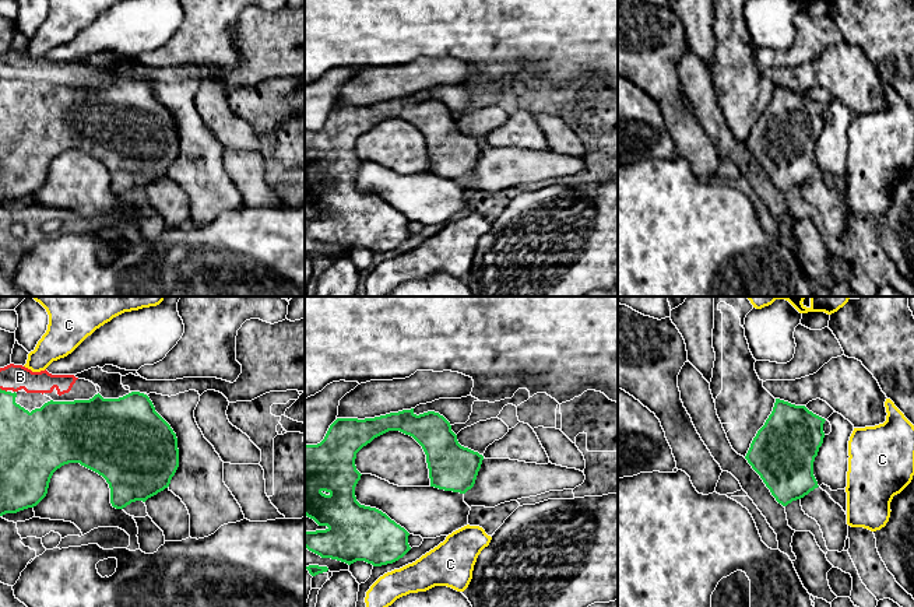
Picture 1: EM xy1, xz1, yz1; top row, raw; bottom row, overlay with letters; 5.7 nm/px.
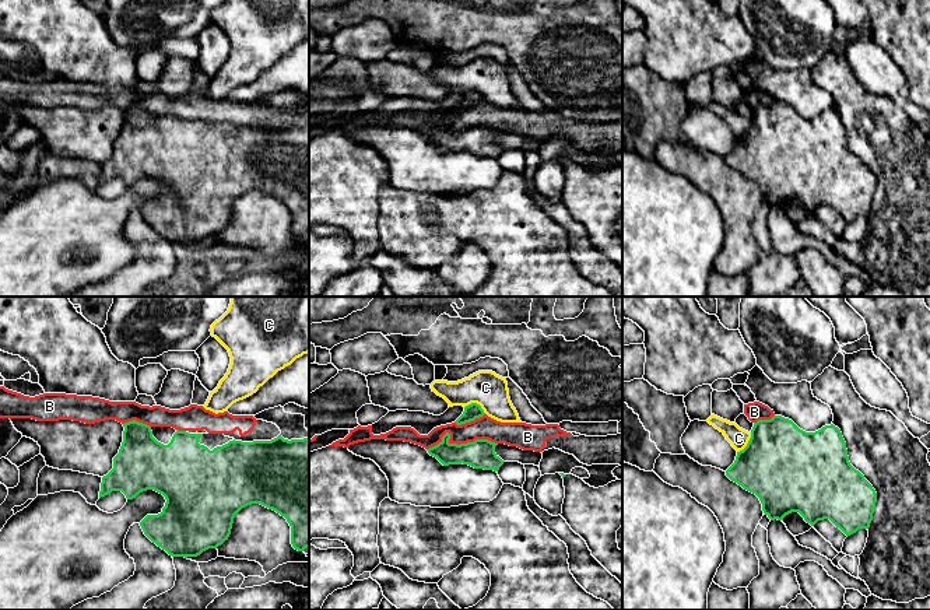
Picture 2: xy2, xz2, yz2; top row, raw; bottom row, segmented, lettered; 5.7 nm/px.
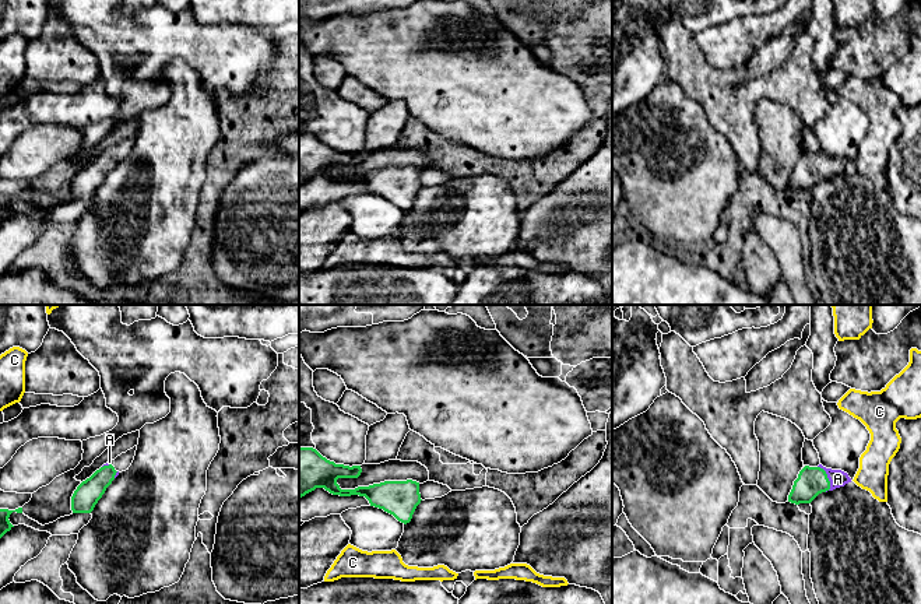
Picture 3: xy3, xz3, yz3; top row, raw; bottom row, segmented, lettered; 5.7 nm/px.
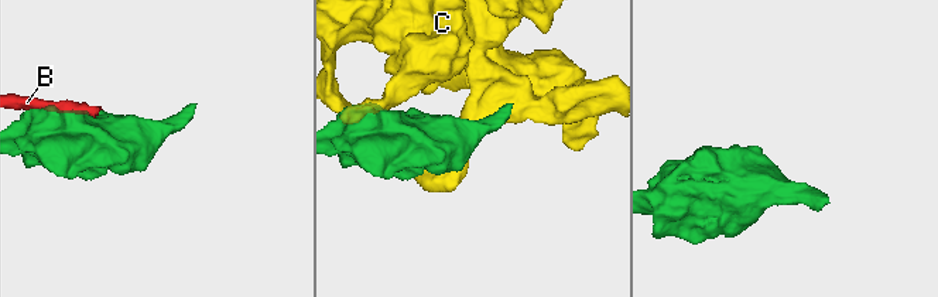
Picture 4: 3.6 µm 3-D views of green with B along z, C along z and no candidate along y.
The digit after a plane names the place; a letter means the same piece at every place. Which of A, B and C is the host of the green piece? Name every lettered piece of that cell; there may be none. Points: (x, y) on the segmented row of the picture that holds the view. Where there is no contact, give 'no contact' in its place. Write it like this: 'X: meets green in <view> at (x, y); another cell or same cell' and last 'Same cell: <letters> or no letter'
A: meets green in yz3 at (828, 478); same cell
B: meets green in xz2 at (456, 444); another cell
C: meets green in xz2 at (476, 403); another cell
Same cell: A

